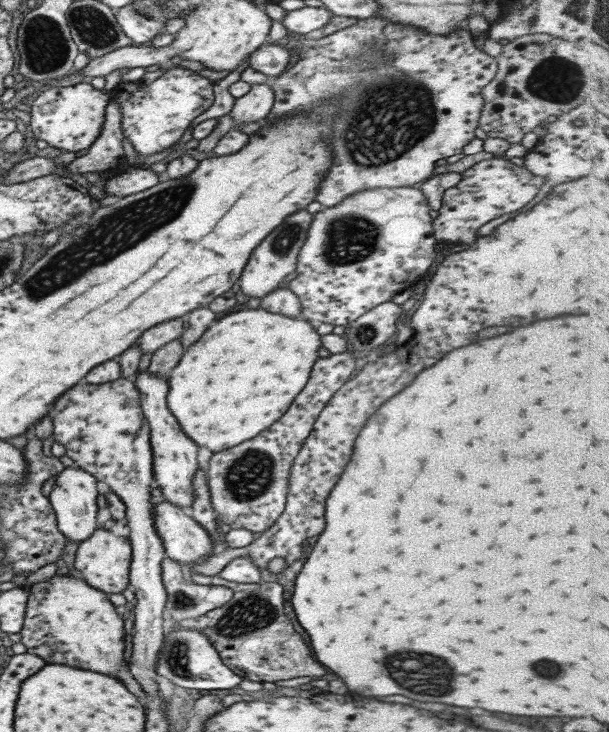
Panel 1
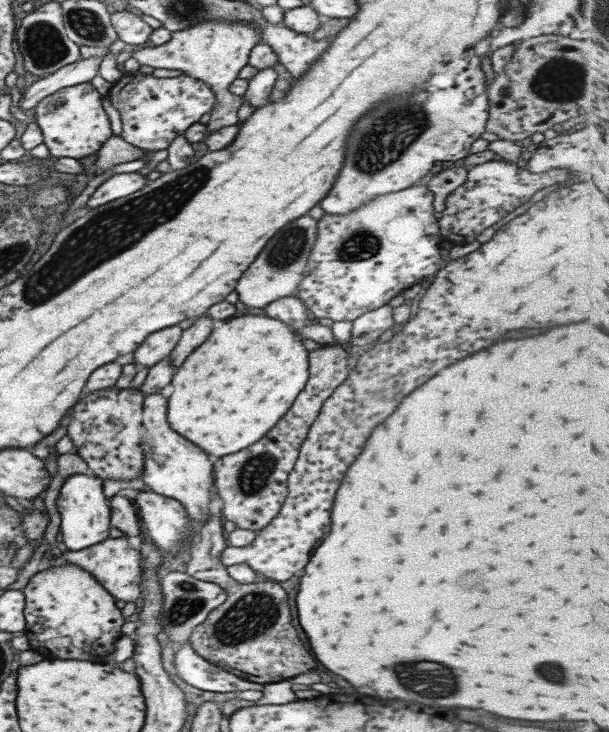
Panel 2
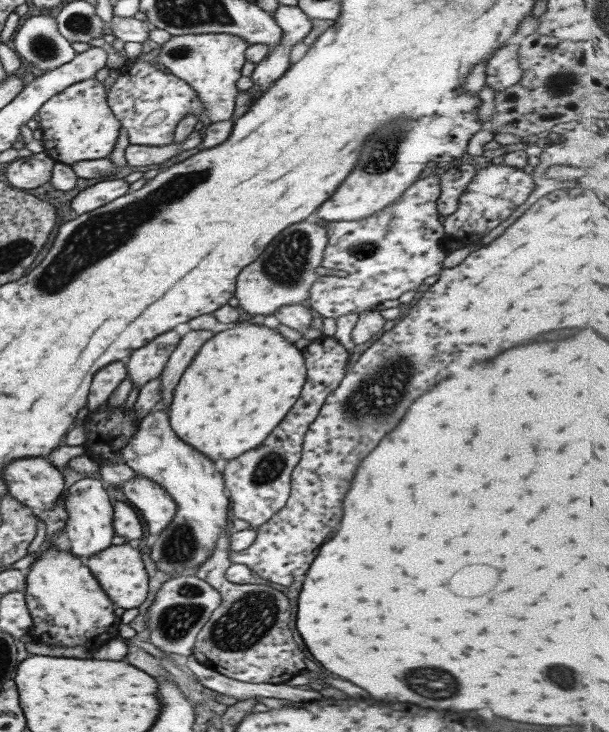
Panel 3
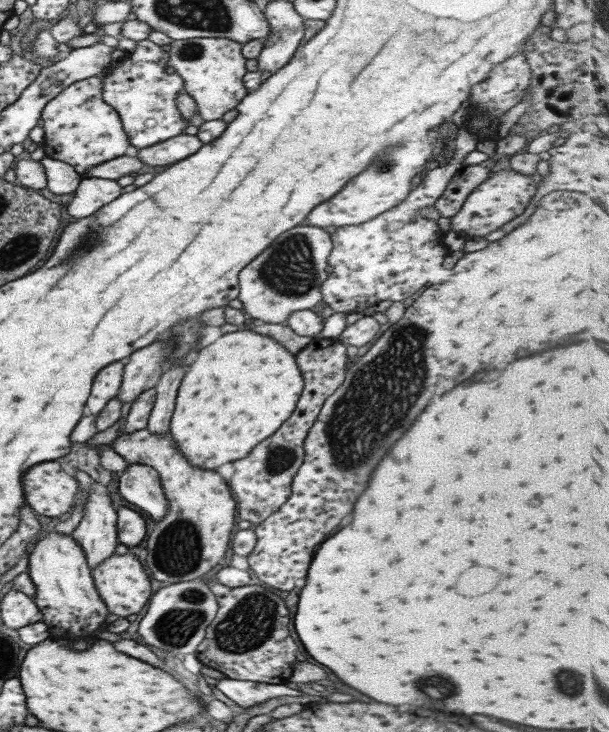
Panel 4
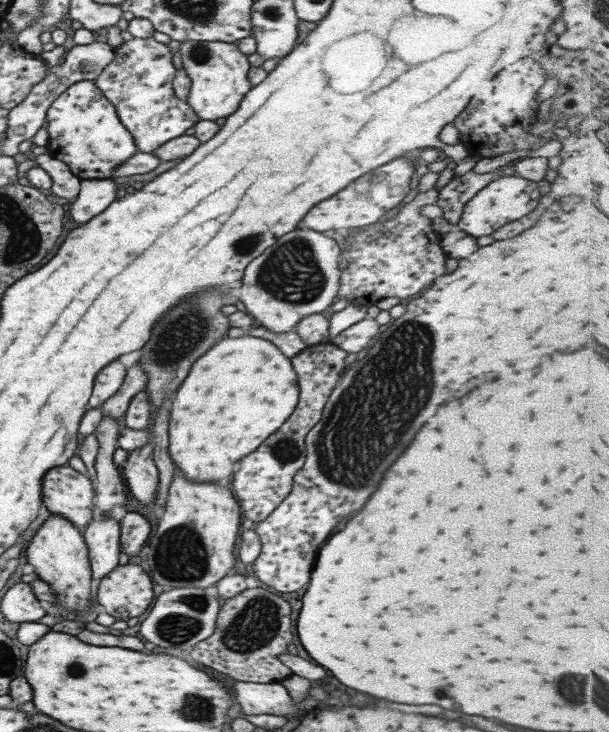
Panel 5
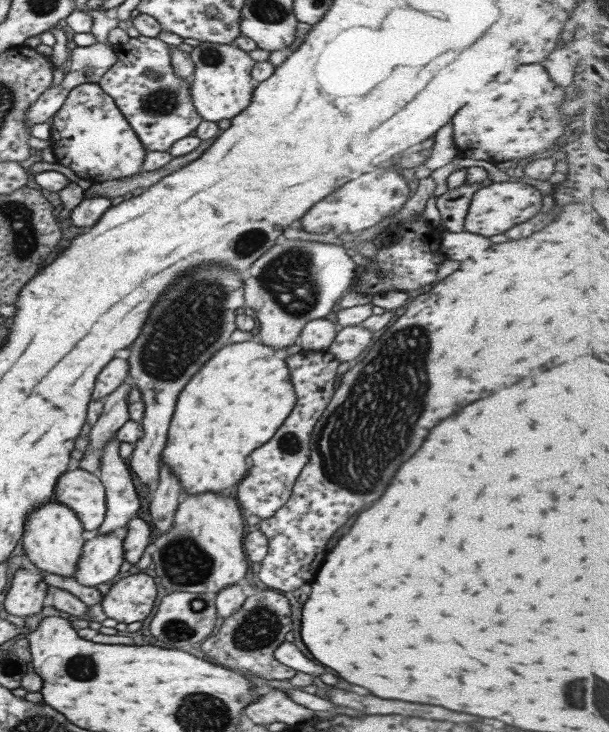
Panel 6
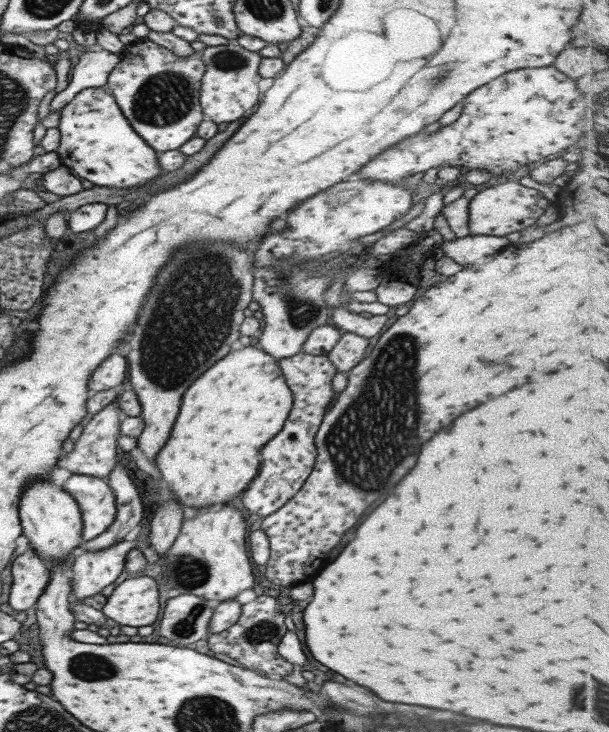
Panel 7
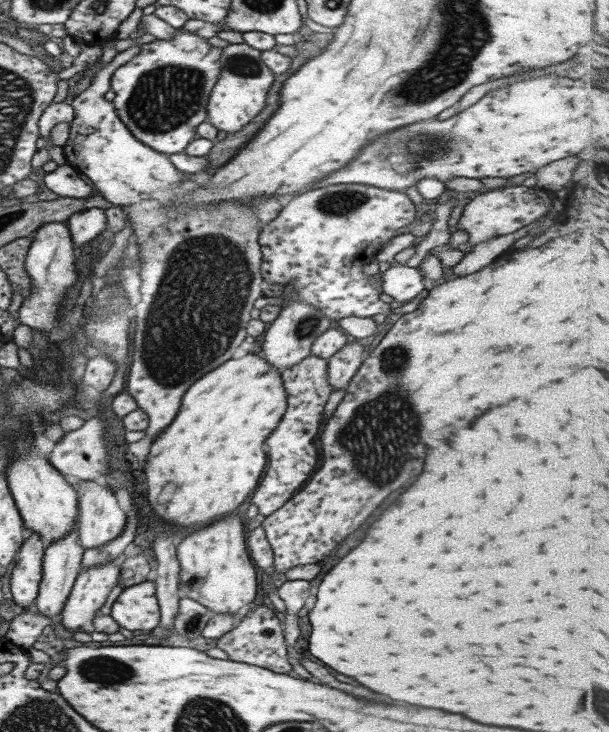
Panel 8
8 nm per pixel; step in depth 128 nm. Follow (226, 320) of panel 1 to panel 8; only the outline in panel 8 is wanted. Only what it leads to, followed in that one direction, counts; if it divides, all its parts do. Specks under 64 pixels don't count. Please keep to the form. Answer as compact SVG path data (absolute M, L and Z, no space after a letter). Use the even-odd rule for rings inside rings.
M261 354L227 360L193 382L185 390L173 422L150 442L143 465L153 514L167 526L191 530L237 510L263 474L263 440L281 421L286 408L280 372Z

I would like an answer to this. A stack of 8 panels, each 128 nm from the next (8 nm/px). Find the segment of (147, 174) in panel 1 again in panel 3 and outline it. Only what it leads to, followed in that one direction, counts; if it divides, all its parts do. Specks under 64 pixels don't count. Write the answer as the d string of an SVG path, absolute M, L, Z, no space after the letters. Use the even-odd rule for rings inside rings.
M123 178L99 181L79 191L71 199L70 208L80 215L96 210L98 206L107 204L127 192L129 192L129 183Z

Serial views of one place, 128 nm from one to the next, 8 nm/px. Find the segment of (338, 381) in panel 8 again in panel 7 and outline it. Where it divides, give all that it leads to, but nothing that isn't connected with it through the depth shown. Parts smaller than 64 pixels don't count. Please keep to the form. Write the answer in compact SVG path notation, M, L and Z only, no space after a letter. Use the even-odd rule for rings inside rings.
M345 332L339 336L335 346L326 356L336 372L347 373L363 358L365 348L367 348L367 338Z

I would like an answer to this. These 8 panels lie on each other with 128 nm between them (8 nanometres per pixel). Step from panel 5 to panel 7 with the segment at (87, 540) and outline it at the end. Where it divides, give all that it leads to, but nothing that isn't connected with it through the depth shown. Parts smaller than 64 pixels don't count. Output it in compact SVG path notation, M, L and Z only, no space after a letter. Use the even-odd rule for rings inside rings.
M121 541L97 552L83 552L73 558L70 566L70 599L82 601L83 598L100 594L123 572L127 553L131 548L144 547L145 543Z

